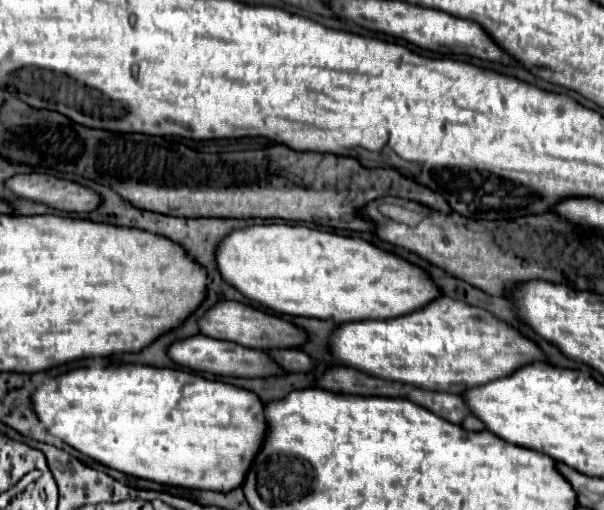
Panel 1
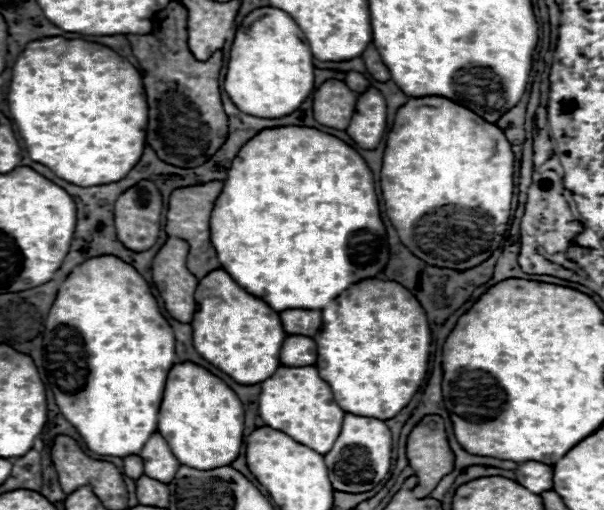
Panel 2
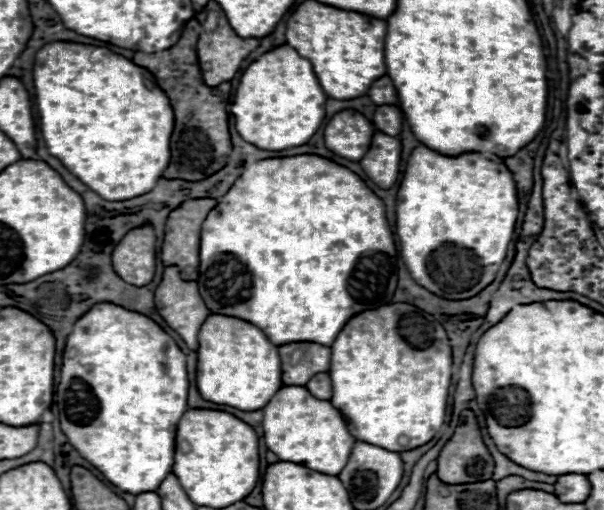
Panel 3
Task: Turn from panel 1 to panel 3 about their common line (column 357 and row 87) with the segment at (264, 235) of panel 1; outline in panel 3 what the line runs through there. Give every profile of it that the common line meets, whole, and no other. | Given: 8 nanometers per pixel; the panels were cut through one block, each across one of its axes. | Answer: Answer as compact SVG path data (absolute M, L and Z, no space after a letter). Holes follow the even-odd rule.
M288 44L256 58L244 72L230 106L238 134L264 150L284 150L306 144L324 120L326 94L314 80L308 60L302 60Z

